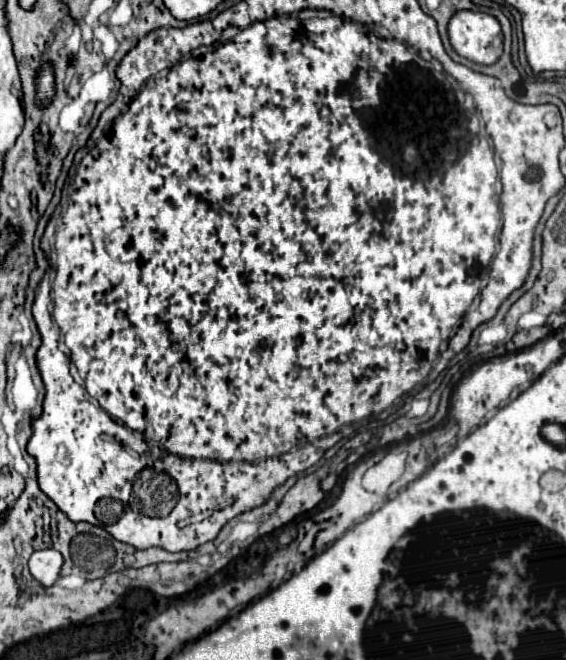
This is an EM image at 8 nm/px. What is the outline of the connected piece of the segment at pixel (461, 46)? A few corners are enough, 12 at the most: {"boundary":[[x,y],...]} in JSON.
{"boundary":[[455,12],[449,40],[459,56],[495,64],[501,24],[487,12]]}

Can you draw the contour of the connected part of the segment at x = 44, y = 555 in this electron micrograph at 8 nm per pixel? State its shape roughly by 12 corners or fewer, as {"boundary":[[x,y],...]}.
{"boundary":[[53,548],[37,550],[29,570],[43,586],[59,578],[63,556]]}

